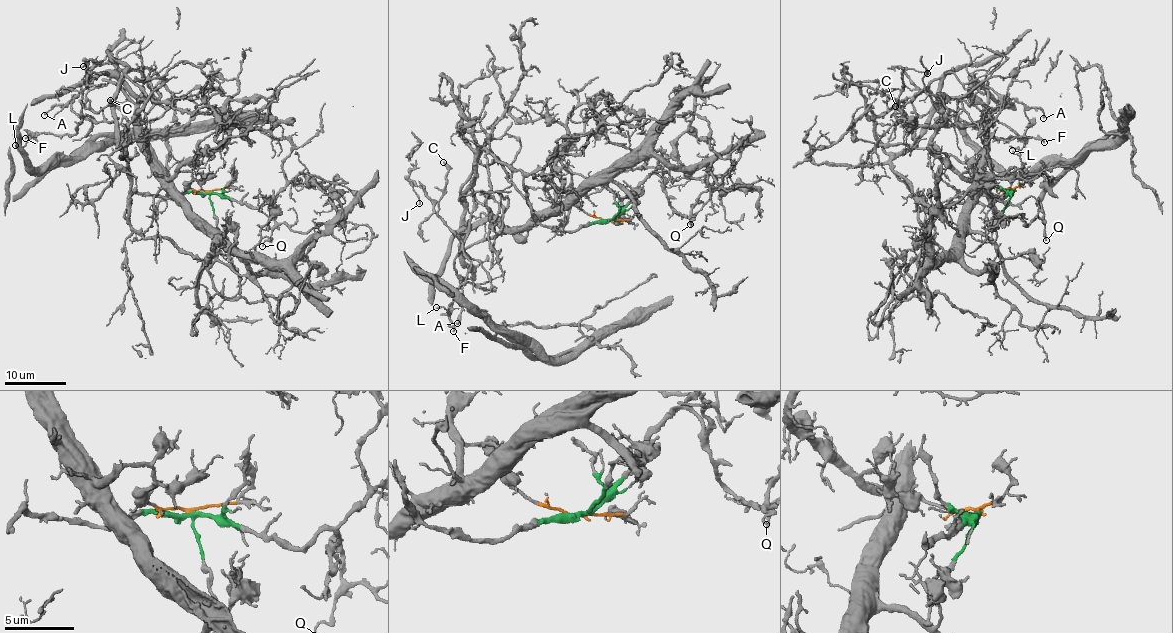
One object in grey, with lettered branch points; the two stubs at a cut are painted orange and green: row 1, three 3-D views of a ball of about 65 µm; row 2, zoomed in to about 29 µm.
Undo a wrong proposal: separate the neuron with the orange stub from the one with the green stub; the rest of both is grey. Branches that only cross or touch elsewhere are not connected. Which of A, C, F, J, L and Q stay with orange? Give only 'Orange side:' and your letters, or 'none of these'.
Orange side: none of these

